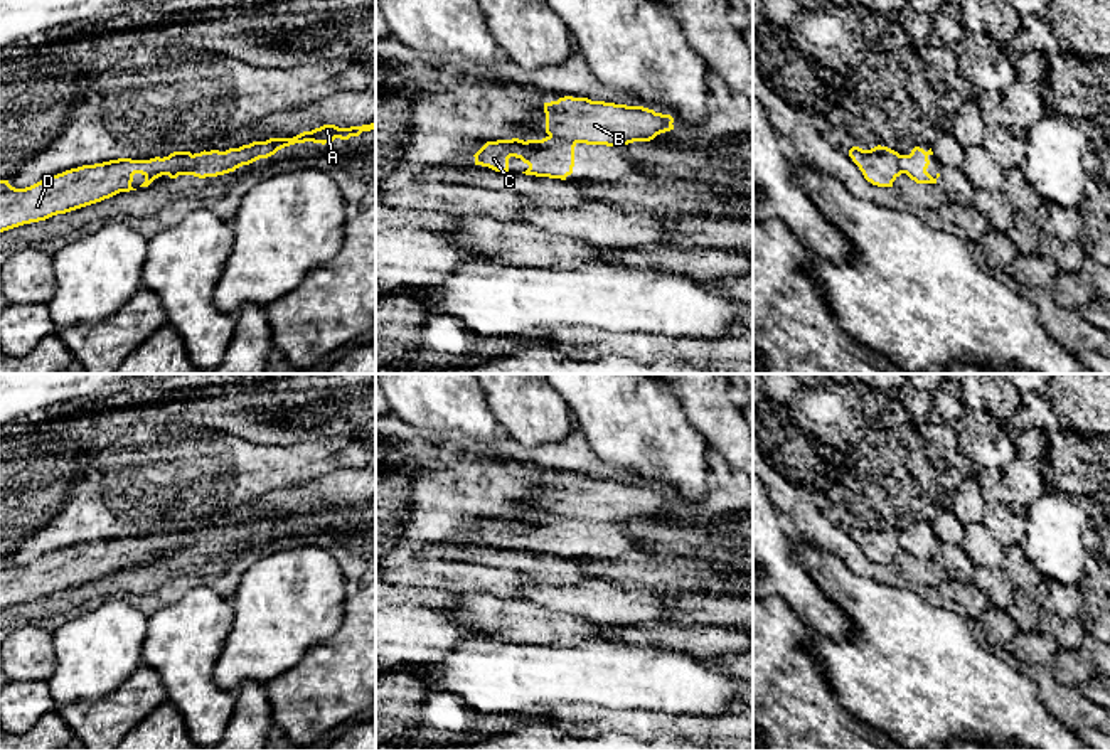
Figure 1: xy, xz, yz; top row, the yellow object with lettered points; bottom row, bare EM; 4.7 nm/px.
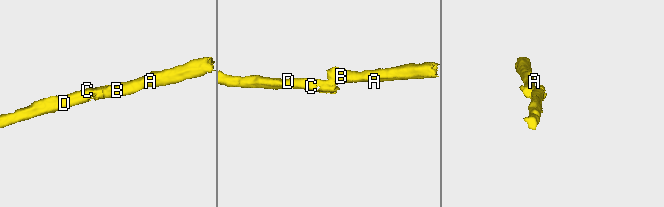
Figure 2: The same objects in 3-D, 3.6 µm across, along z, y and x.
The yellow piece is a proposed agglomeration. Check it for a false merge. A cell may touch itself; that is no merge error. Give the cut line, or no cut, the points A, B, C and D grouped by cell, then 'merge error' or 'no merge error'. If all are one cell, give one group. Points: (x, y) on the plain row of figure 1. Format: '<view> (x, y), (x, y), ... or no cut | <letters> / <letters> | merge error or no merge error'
xy (196, 534), (192, 541), (169, 553) | A B / C D | merge error

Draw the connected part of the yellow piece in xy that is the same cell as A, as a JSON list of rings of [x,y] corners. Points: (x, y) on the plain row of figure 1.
[[[376,500],[362,502],[362,503],[350,503],[350,505],[339,505],[335,502],[323,502],[320,505],[315,505],[312,509],[303,509],[293,515],[269,515],[266,519],[253,519],[249,522],[243,522],[239,525],[229,525],[226,529],[211,527],[211,529],[200,529],[194,530],[195,541],[182,549],[175,549],[170,552],[170,556],[177,556],[179,552],[194,552],[199,556],[205,554],[217,554],[229,549],[234,549],[236,546],[243,542],[249,542],[259,535],[268,535],[275,532],[278,527],[295,522],[295,520],[330,520],[335,515],[349,517],[350,514],[359,514],[362,509],[371,509],[376,505]]]

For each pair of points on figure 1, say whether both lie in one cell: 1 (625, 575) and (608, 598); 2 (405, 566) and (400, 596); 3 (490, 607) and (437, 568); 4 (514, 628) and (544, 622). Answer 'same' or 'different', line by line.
1: different
2: different
3: different
4: same

